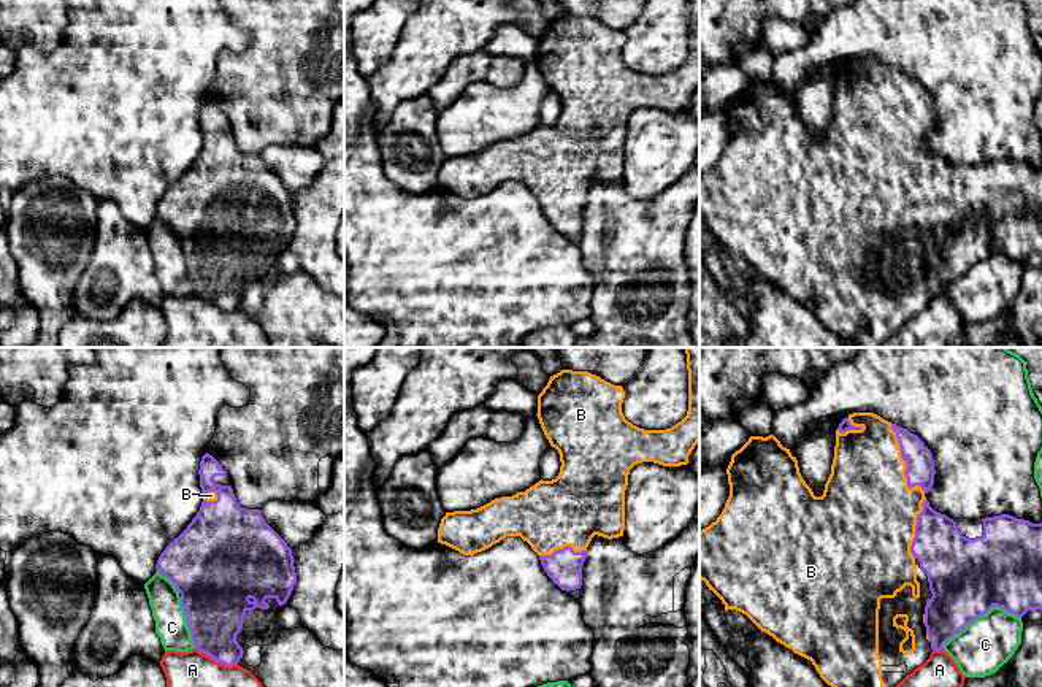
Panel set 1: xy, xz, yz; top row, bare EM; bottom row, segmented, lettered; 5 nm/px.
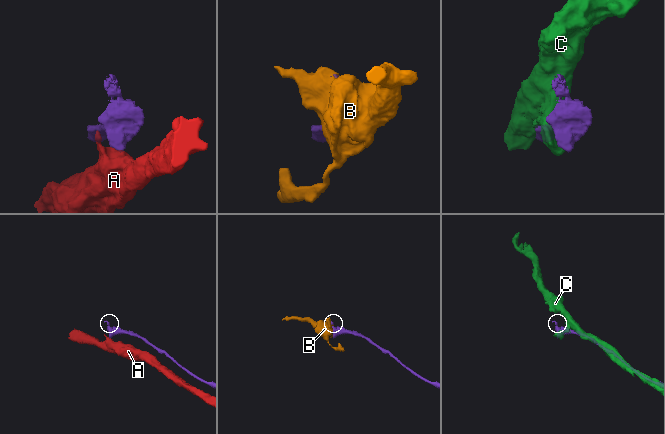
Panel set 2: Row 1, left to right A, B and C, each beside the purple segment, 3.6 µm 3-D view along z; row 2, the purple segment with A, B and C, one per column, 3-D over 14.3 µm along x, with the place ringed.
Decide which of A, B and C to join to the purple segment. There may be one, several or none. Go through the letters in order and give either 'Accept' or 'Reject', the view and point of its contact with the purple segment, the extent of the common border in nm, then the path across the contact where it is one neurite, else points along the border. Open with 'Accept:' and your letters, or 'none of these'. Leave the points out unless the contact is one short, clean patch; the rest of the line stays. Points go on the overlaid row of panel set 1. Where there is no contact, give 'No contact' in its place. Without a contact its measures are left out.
Accept: B
A: Reject. Touches purple at xy (216, 660). Shared border 240 nm. Boundary: xy (195, 648), (226, 665), (237, 663)
B: Accept. Touches purple at yz (906, 464). Shared border 400 nm
C: Reject. Touches purple at yz (980, 614). Shared border 440 nm

